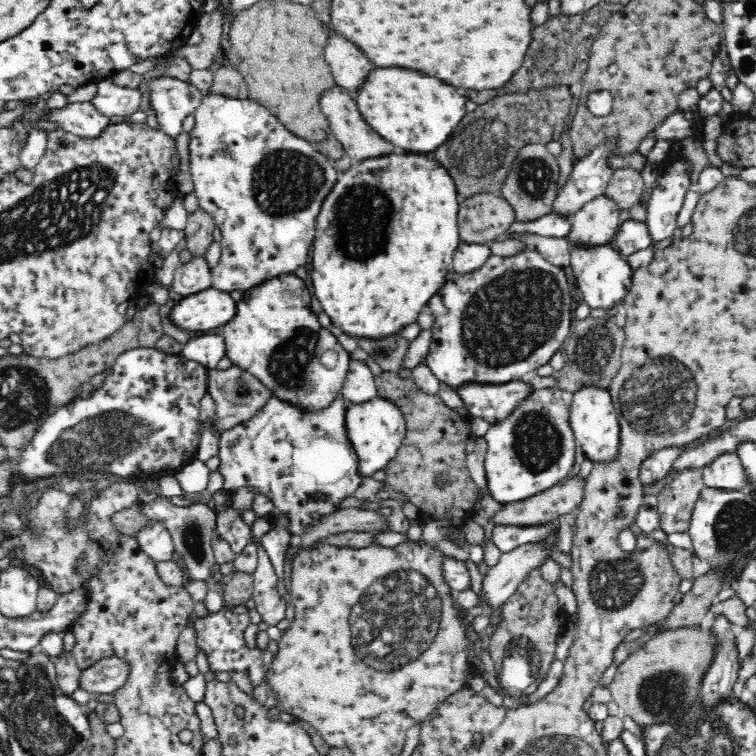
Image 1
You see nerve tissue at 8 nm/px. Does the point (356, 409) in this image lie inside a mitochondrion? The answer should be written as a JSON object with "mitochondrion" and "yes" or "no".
{"mitochondrion":"no"}

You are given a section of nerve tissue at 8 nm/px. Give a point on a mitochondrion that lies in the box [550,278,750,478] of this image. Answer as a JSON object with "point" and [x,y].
{"point":[659,397]}

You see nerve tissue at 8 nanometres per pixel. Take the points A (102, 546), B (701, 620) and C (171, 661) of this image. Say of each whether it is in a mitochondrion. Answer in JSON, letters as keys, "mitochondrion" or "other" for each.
{"A":"other","B":"other","C":"other"}

